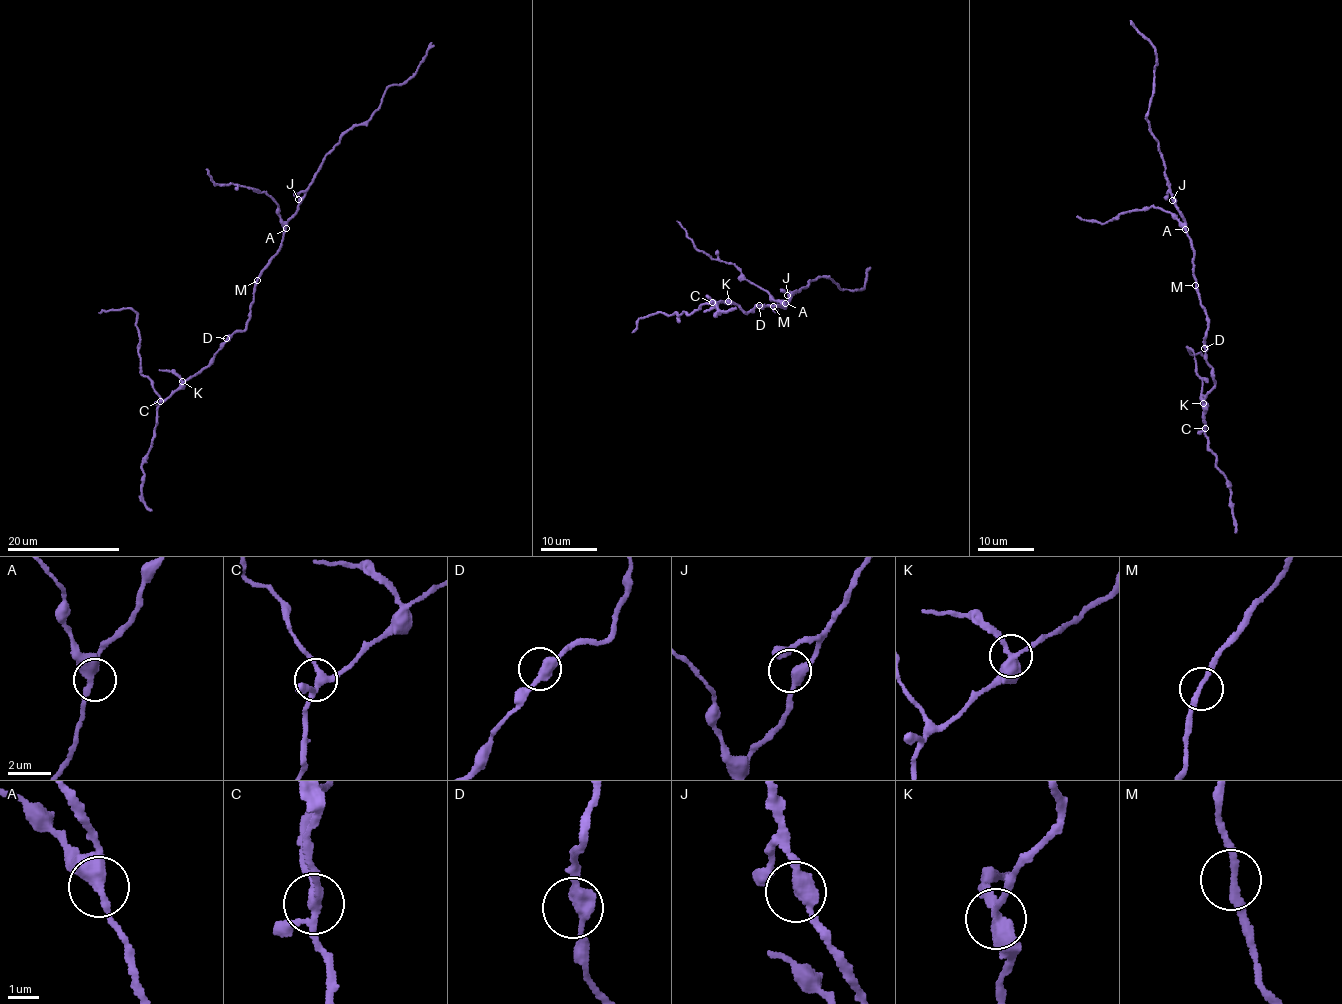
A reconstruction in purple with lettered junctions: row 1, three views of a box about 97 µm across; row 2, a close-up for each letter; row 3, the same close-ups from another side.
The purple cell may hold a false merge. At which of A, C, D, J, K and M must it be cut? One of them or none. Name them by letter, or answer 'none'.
K

